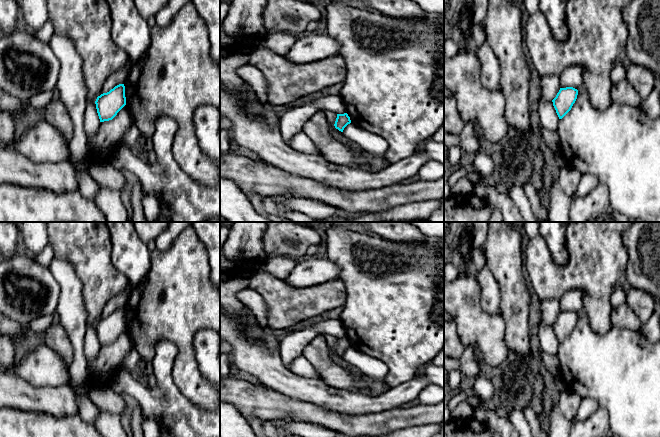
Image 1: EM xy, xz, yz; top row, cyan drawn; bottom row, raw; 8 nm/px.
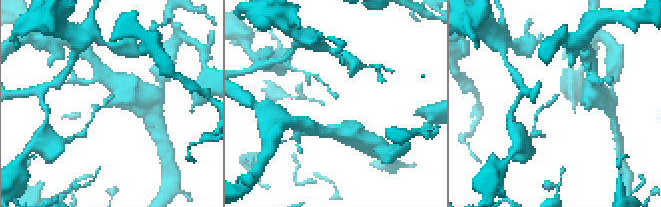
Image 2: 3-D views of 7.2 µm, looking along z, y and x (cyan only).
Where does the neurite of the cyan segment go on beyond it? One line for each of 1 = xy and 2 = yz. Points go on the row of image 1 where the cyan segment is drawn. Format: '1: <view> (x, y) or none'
1: none
2: none

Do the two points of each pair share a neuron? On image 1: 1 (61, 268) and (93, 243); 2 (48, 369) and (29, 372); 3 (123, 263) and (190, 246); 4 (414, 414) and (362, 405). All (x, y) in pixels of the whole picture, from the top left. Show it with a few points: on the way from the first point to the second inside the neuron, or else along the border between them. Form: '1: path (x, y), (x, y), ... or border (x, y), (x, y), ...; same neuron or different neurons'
1: border (54, 256), (67, 259), (81, 282); different neurons
2: path (43, 369), (34, 369); same neuron
3: border (151, 253), (150, 268), (143, 279); different neurons
4: border (399, 407), (364, 415); different neurons

